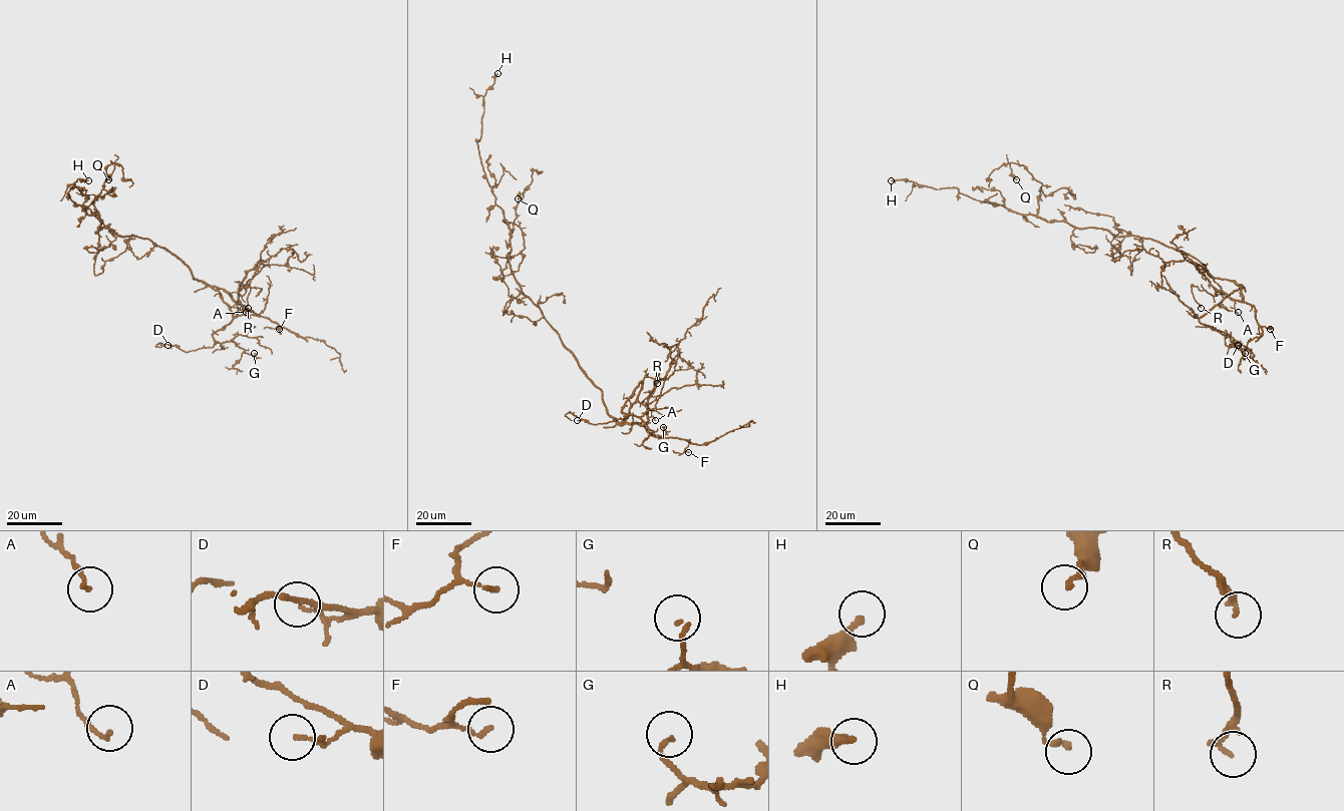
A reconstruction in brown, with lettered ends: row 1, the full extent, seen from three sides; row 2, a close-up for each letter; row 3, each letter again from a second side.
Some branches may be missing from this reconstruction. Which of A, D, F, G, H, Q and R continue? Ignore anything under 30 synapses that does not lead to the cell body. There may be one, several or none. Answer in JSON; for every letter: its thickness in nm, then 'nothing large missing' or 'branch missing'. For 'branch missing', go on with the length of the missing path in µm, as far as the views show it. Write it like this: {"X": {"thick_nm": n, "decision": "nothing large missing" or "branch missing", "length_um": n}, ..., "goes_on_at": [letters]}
{"A": {"thick_nm": 130, "decision": "nothing large missing"}, "D": {"thick_nm": 110, "decision": "nothing large missing"}, "F": {"thick_nm": 140, "decision": "nothing large missing"}, "G": {"thick_nm": 140, "decision": "nothing large missing"}, "H": {"thick_nm": 280, "decision": "nothing large missing"}, "Q": {"thick_nm": 190, "decision": "nothing large missing"}, "R": {"thick_nm": 200, "decision": "nothing large missing"}, "goes_on_at": []}

